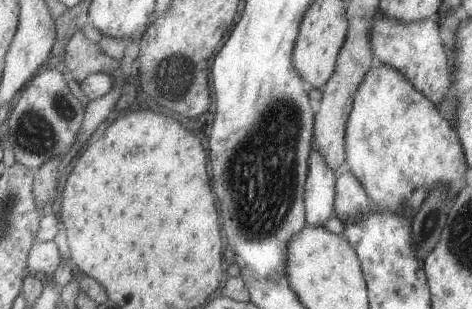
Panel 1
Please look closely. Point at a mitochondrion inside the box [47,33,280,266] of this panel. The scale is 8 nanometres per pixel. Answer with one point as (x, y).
(170, 77)

